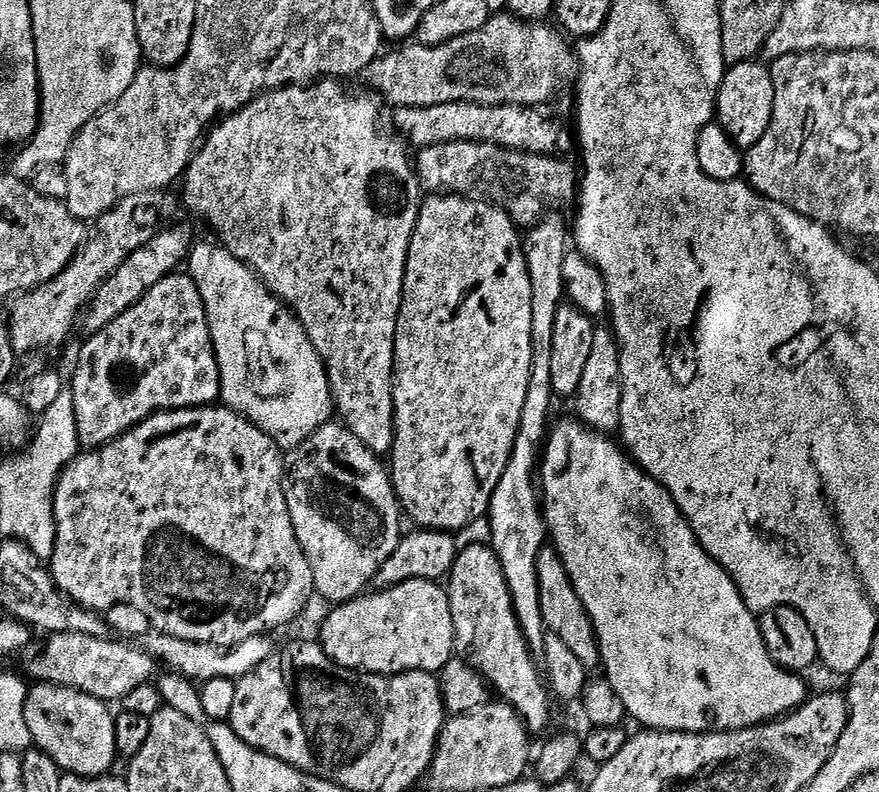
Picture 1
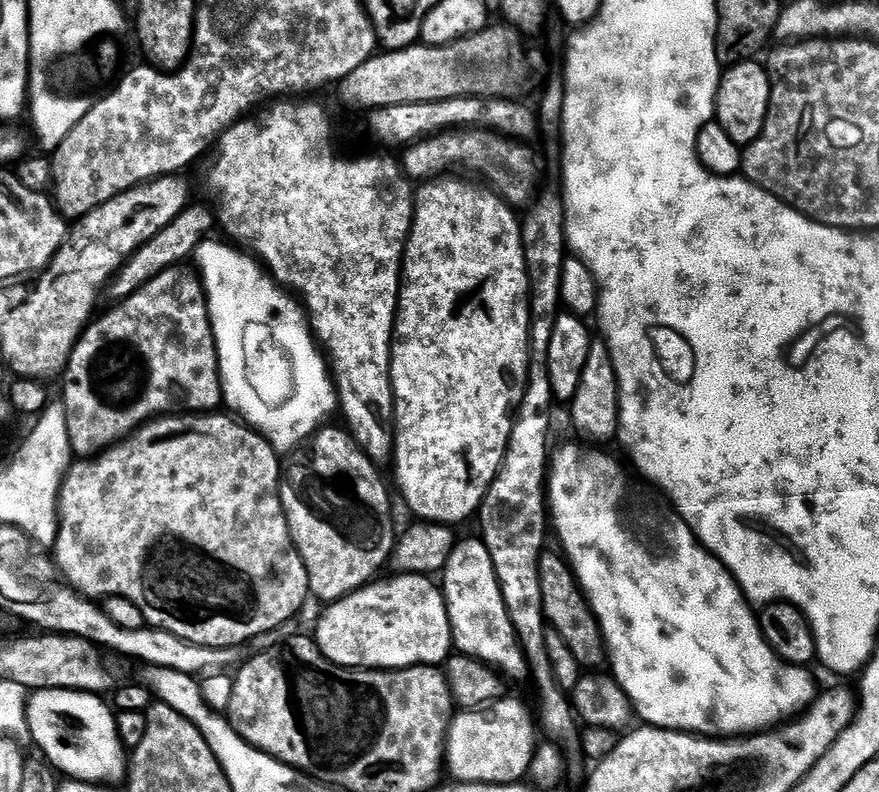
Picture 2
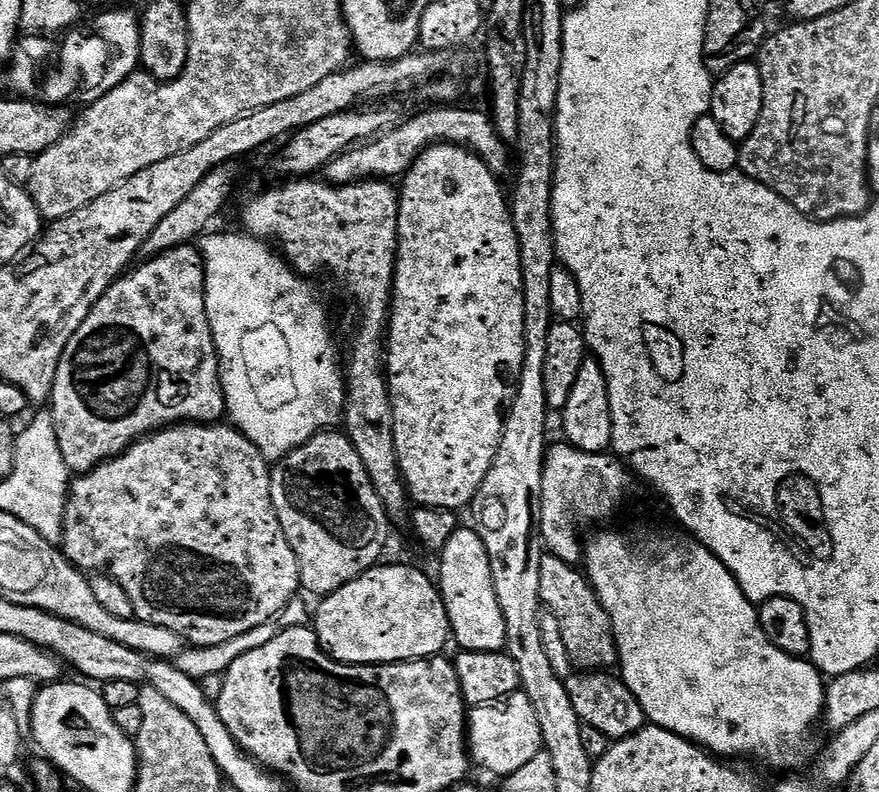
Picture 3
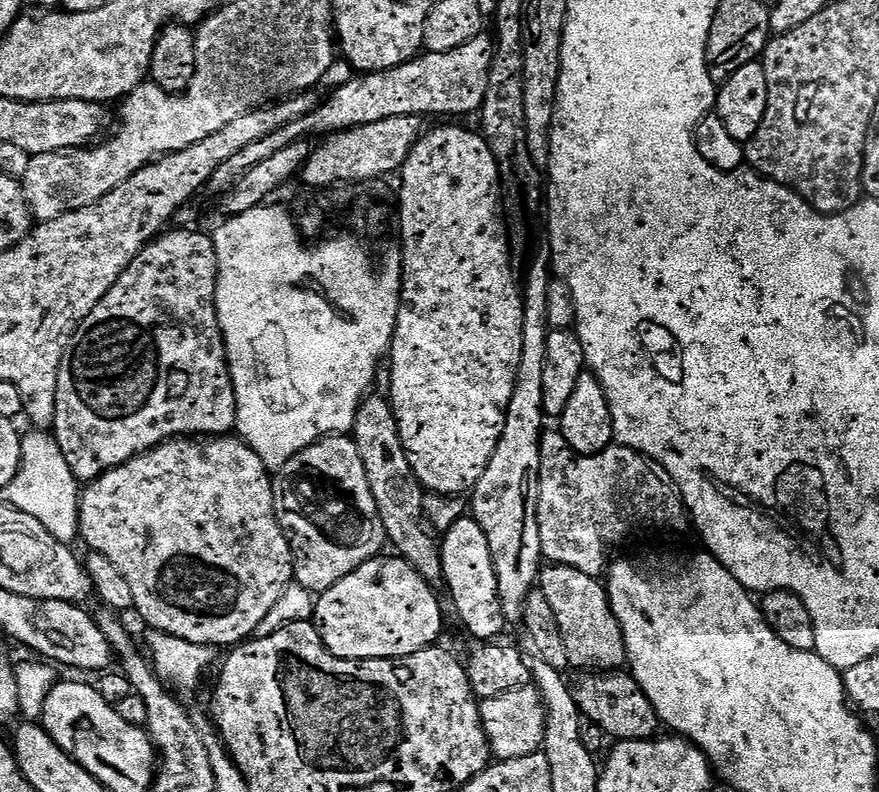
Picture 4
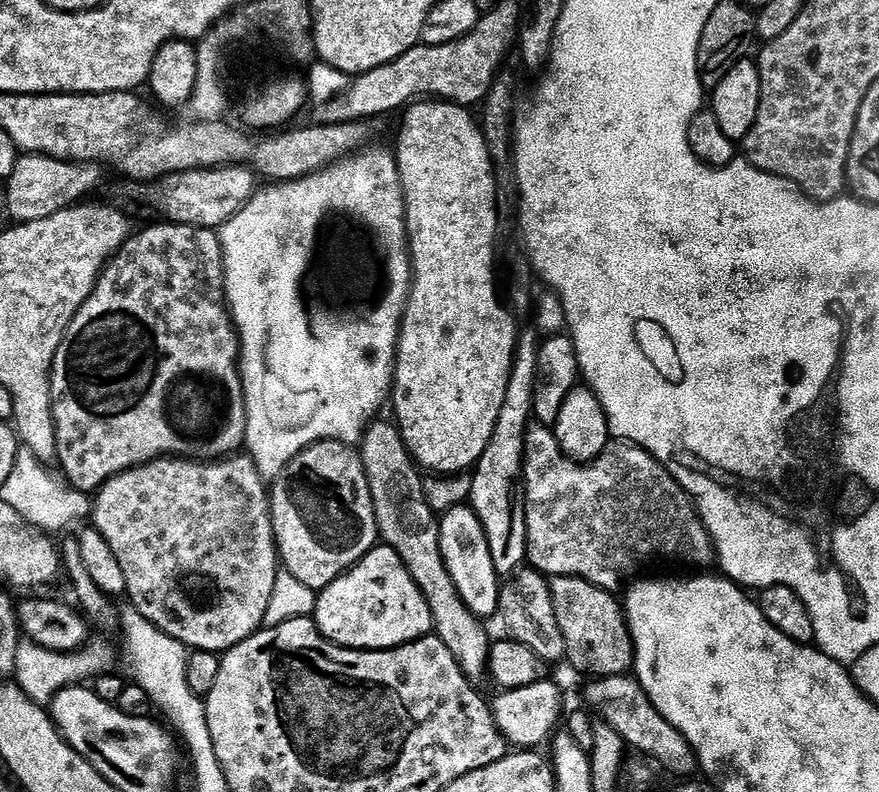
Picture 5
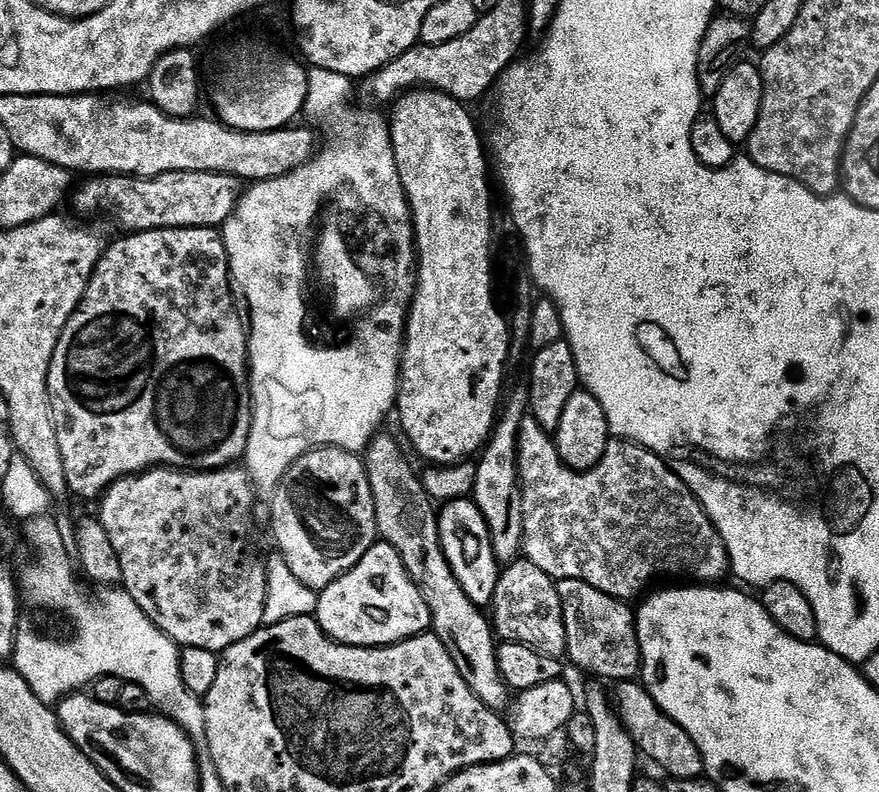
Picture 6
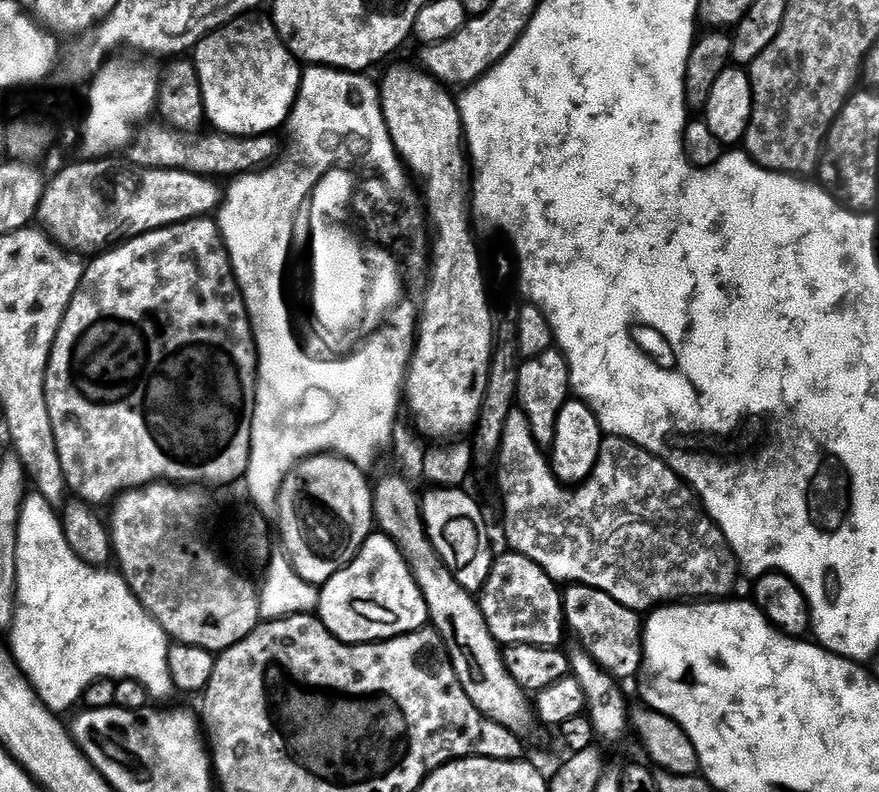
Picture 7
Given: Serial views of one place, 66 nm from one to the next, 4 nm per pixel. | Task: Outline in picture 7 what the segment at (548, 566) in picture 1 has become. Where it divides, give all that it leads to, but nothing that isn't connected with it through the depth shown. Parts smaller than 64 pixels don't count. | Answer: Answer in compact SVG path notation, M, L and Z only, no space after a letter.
M569 584L563 589L564 622L569 633L576 635L579 647L588 652L594 660L612 677L620 682L625 682L631 676L639 677L644 667L644 625L641 613L622 606L622 602L614 602L610 594L606 594L597 588L591 588L585 584Z

